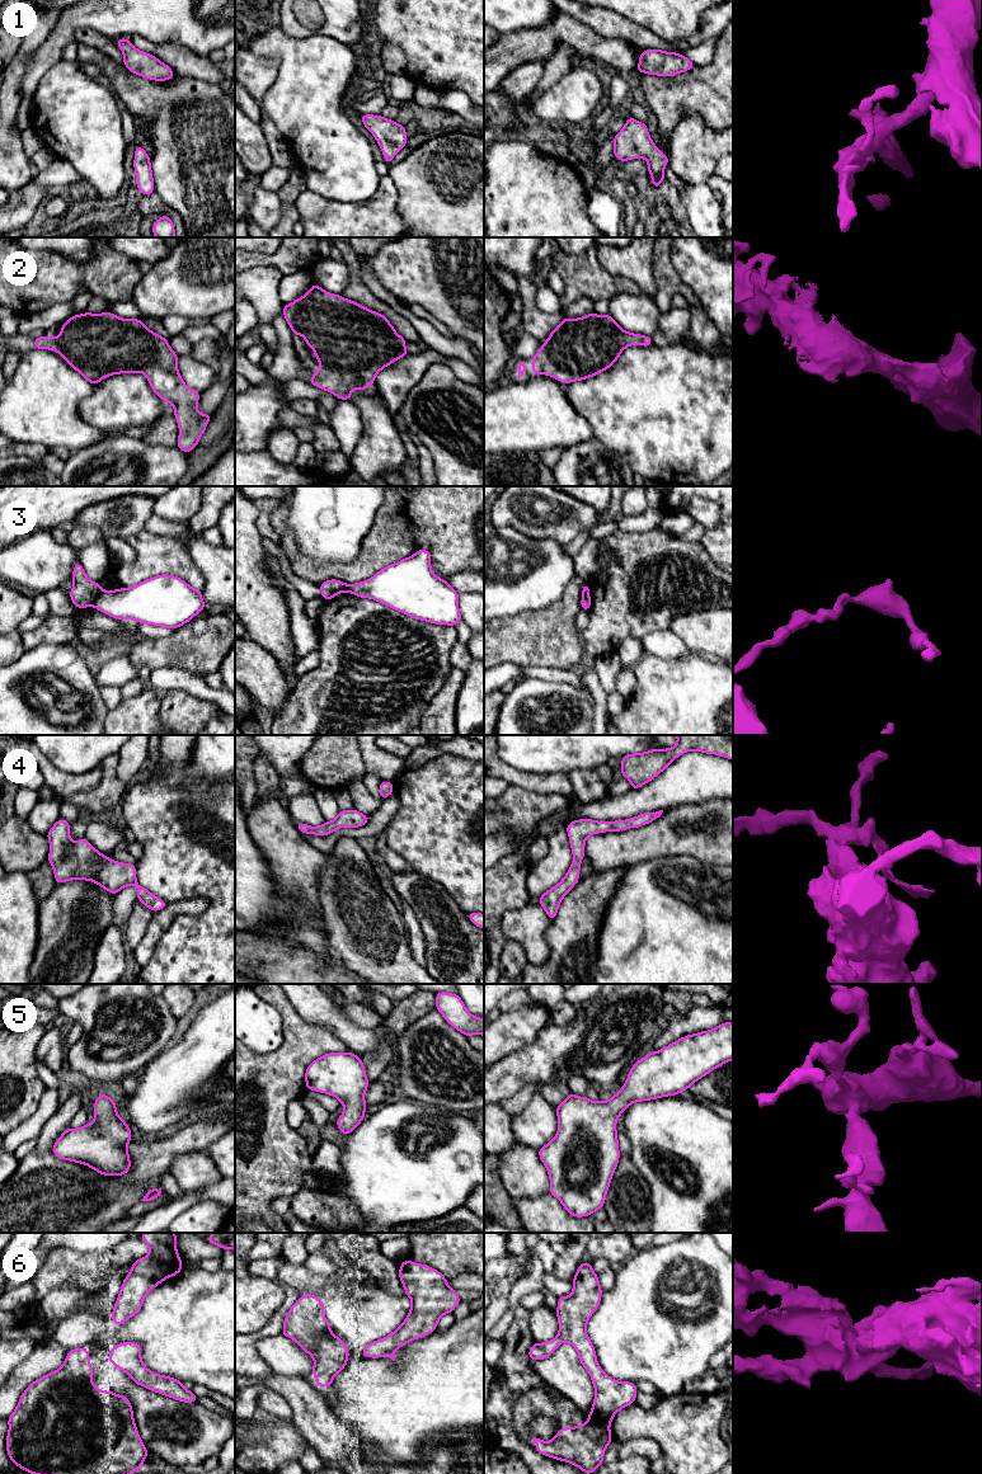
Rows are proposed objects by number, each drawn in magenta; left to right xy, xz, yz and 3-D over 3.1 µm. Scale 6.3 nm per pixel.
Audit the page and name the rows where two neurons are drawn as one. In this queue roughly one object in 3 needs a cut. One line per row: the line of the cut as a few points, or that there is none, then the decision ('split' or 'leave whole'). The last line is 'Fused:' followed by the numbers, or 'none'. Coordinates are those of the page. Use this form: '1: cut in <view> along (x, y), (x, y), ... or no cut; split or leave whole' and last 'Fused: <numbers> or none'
1: no cut; leave whole
2: no cut; leave whole
3: cut in xy along (100, 590), (93, 604); split
4: no cut; leave whole
5: no cut; leave whole
6: no cut; leave whole
Fused: 3

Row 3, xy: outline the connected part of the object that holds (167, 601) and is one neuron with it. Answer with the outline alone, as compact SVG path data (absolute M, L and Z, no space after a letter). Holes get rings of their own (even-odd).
M161 574L149 578L133 587L103 590L94 601L94 607L116 620L127 618L137 623L149 623L175 630L188 623L205 609L206 604L201 589L192 588L175 575Z

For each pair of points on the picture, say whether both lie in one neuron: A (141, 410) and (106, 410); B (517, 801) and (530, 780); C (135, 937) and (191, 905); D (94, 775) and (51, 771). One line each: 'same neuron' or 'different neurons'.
A: same neuron
B: different neurons
C: different neurons
D: same neuron

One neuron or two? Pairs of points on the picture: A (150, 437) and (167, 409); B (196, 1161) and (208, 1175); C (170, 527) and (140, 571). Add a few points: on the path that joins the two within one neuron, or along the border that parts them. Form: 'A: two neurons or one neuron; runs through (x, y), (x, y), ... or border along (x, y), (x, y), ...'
A: one neuron; runs through (156, 431), (167, 420), (167, 415)
B: one neuron; runs through (198, 1164), (205, 1171)
C: two neurons; border along (144, 530), (178, 538), (188, 554)

